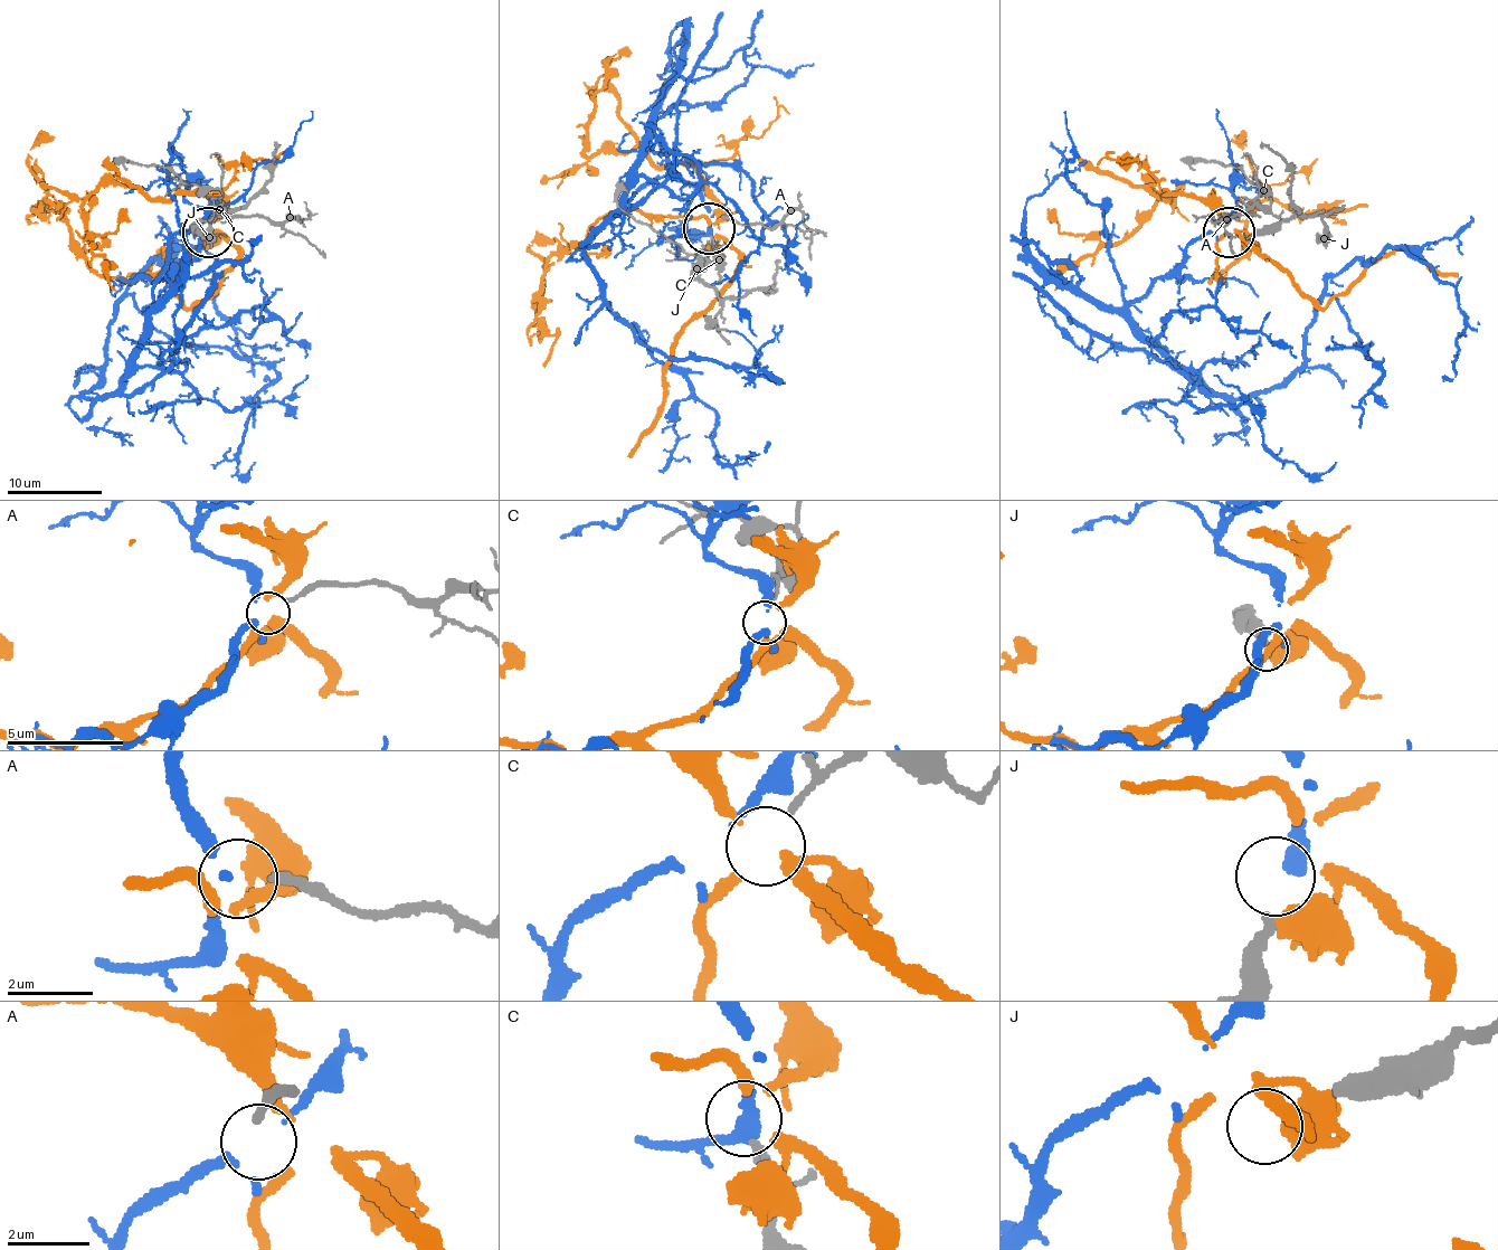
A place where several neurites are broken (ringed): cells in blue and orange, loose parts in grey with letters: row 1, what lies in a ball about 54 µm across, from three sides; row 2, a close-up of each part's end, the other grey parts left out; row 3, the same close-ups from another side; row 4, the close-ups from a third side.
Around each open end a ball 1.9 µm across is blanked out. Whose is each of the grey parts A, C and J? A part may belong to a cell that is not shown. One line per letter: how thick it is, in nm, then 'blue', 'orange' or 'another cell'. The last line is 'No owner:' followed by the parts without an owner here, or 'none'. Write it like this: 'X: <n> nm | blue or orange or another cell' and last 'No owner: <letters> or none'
A: 180 nm | blue
C: 160 nm | orange
J: 260 nm | another cell
No owner: J

